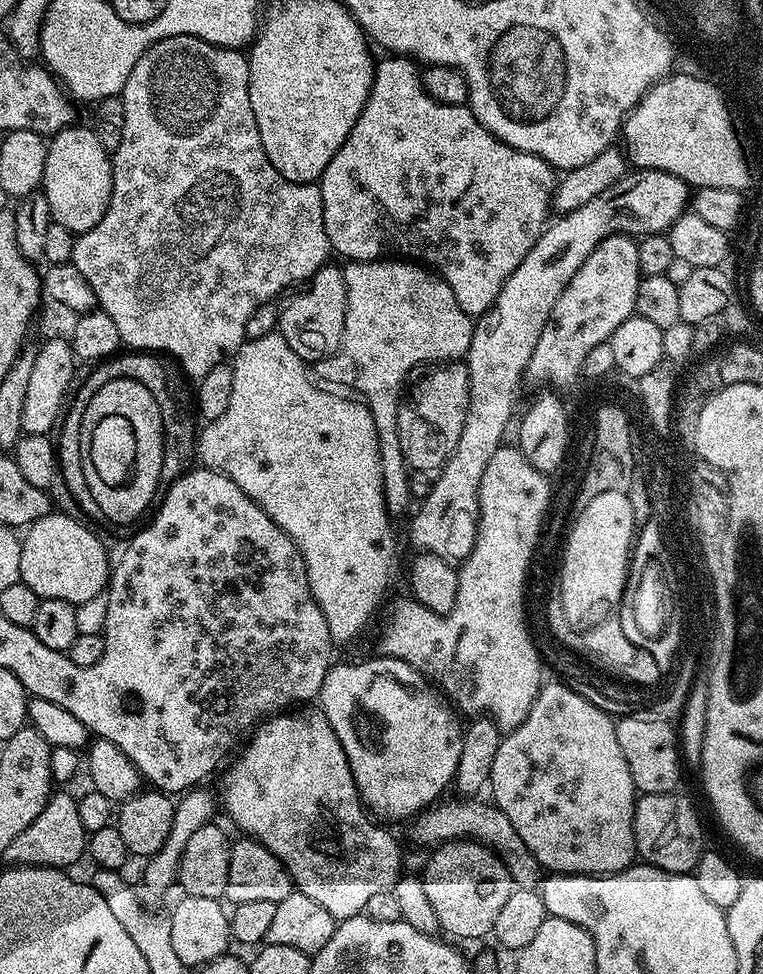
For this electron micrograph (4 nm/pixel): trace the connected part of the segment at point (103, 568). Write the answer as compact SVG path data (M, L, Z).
M55 510L28 525L20 541L20 583L30 586L41 600L61 600L77 605L101 595L108 587L110 560L108 564L103 542L86 525L84 520L75 520Z

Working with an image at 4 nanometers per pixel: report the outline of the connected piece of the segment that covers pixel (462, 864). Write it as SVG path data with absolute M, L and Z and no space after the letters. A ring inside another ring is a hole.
M450 840L433 847L422 879L428 901L434 906L434 914L438 914L440 932L457 936L452 937L457 941L487 937L514 887L500 857L479 840Z

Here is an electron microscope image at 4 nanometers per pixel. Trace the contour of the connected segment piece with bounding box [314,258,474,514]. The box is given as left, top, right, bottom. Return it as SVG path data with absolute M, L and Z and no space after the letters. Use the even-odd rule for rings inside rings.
M404 258L353 260L345 263L343 270L348 291L346 318L344 319L344 343L342 350L335 356L329 356L327 360L317 363L314 372L321 381L329 380L329 382L324 382L332 386L340 386L336 384L347 382L348 364L356 372L388 372L388 384L364 384L360 388L361 394L359 395L363 403L368 405L370 414L374 418L374 426L378 430L384 497L389 513L396 514L396 512L406 511L408 503L413 503L414 500L408 485L408 471L404 465L402 446L398 442L398 430L396 429L396 411L400 409L402 389L409 379L408 371L418 367L419 364L427 365L429 362L463 361L470 350L474 320L473 317L464 313L462 306L458 306L458 298L454 298L454 290L450 290L448 283L436 275L435 271L419 263L409 262Z

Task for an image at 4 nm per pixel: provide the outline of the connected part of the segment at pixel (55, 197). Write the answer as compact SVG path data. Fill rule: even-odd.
M69 126L57 132L47 141L48 153L44 167L42 191L50 202L50 214L55 223L66 226L73 234L79 234L98 226L106 206L110 206L112 193L112 158L98 142L91 127Z

